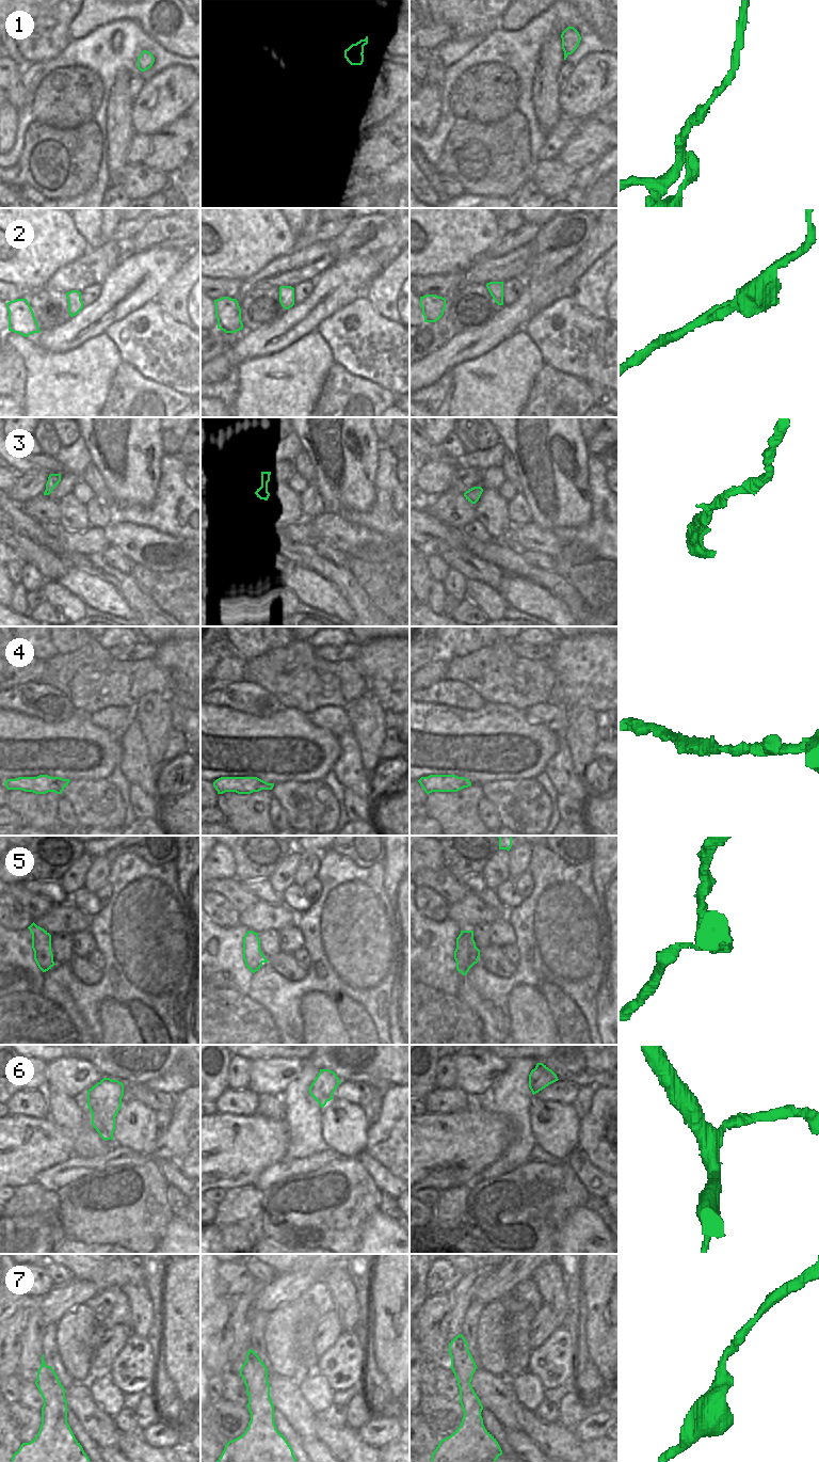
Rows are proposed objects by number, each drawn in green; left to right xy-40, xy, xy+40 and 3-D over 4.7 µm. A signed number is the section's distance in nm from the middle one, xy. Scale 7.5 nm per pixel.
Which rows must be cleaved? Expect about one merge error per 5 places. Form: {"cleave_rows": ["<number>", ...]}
{"cleave_rows": ["5"]}

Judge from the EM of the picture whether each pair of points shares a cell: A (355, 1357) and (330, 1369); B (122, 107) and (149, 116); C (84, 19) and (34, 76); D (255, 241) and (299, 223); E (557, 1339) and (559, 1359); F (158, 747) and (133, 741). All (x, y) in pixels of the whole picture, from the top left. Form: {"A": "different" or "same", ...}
{"A": "same", "B": "different", "C": "different", "D": "different", "E": "same", "F": "different"}

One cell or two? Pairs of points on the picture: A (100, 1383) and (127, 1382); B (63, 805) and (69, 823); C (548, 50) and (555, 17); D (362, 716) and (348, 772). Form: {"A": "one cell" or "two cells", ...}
{"A": "two cells", "B": "one cell", "C": "two cells", "D": "two cells"}

